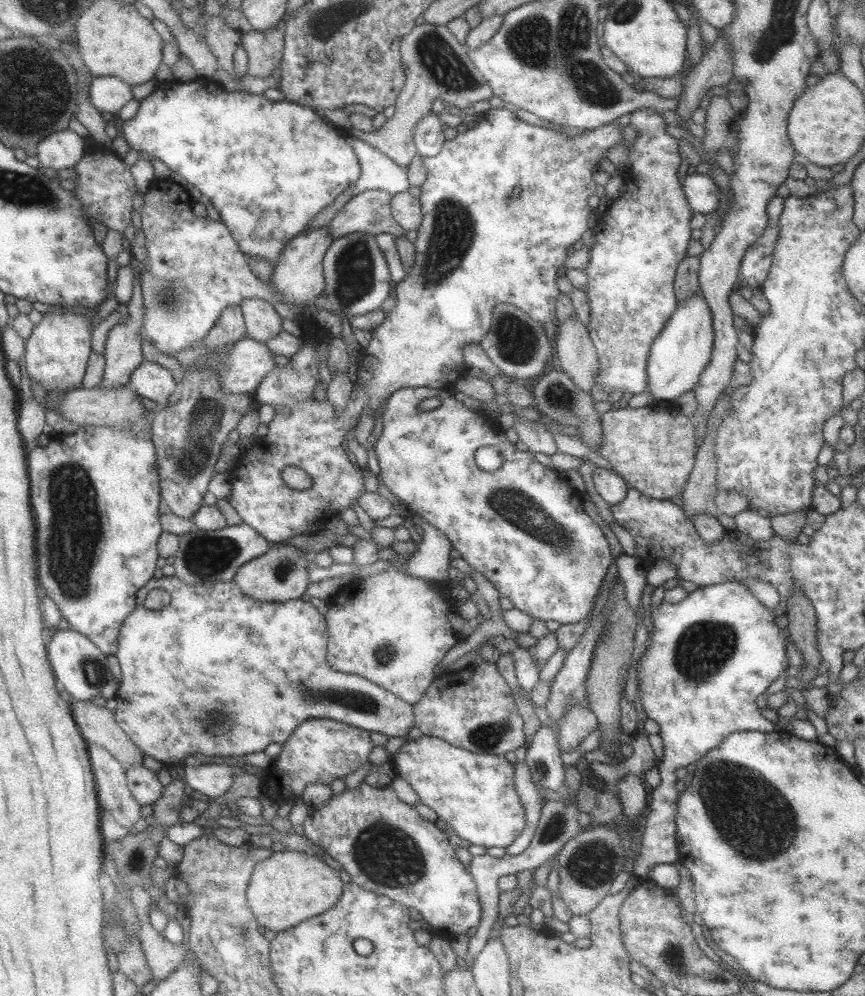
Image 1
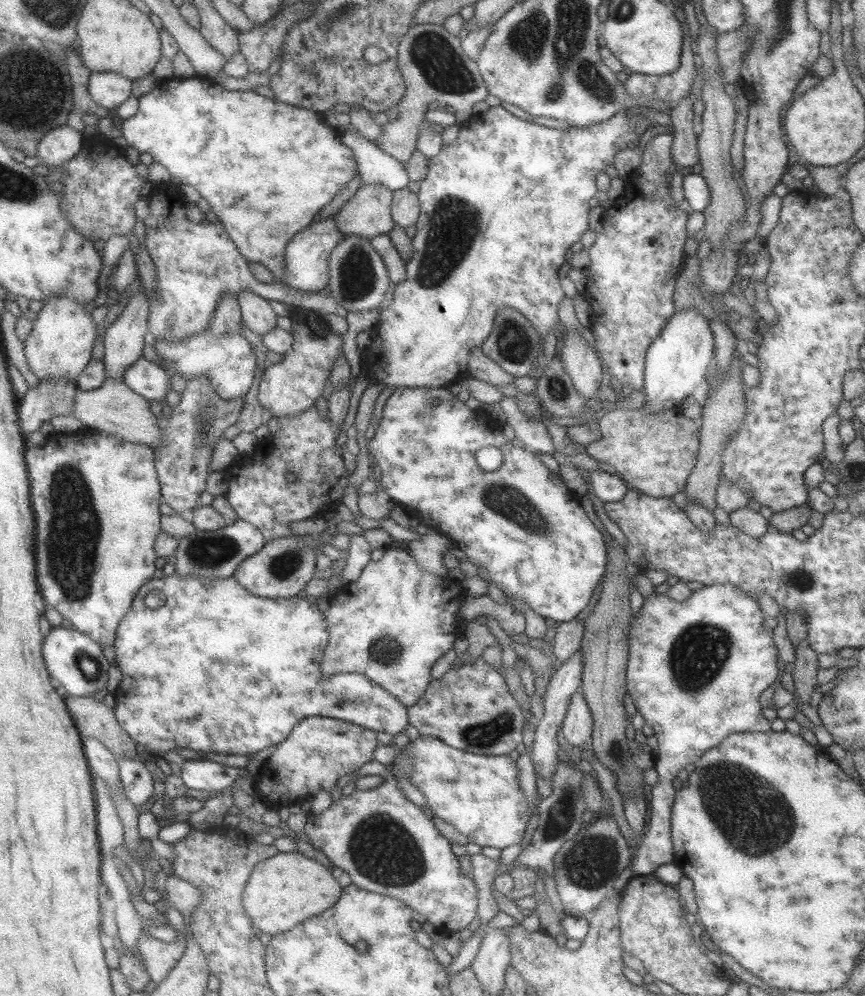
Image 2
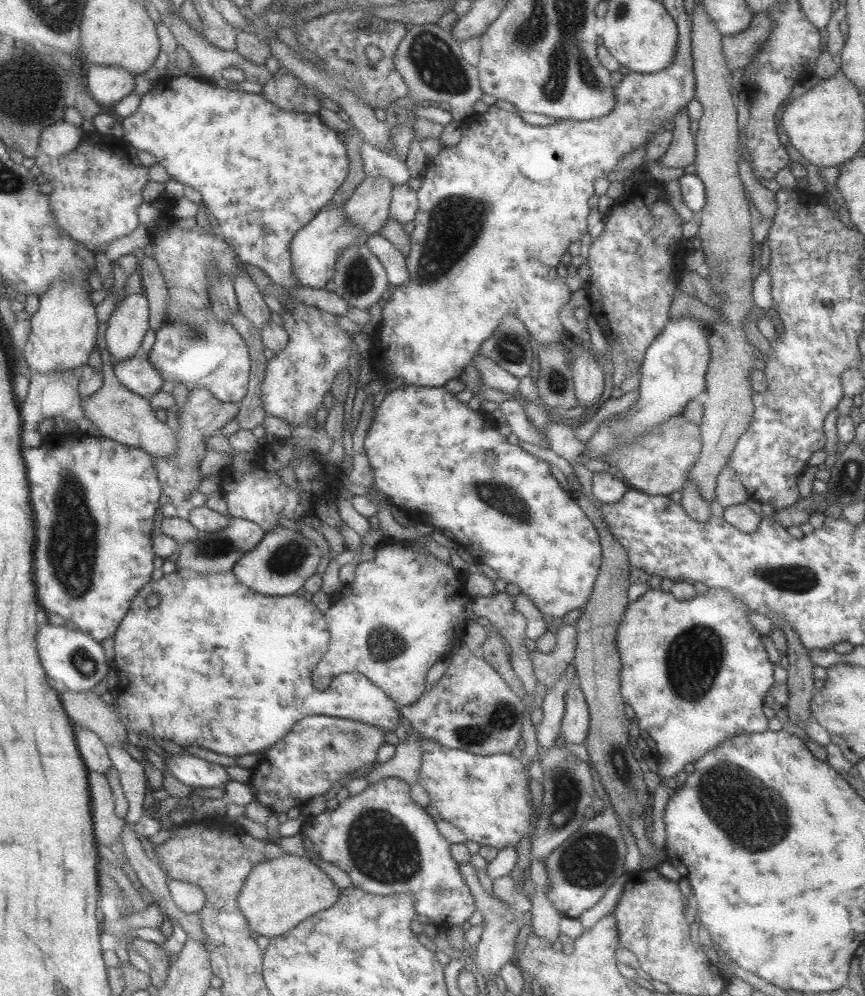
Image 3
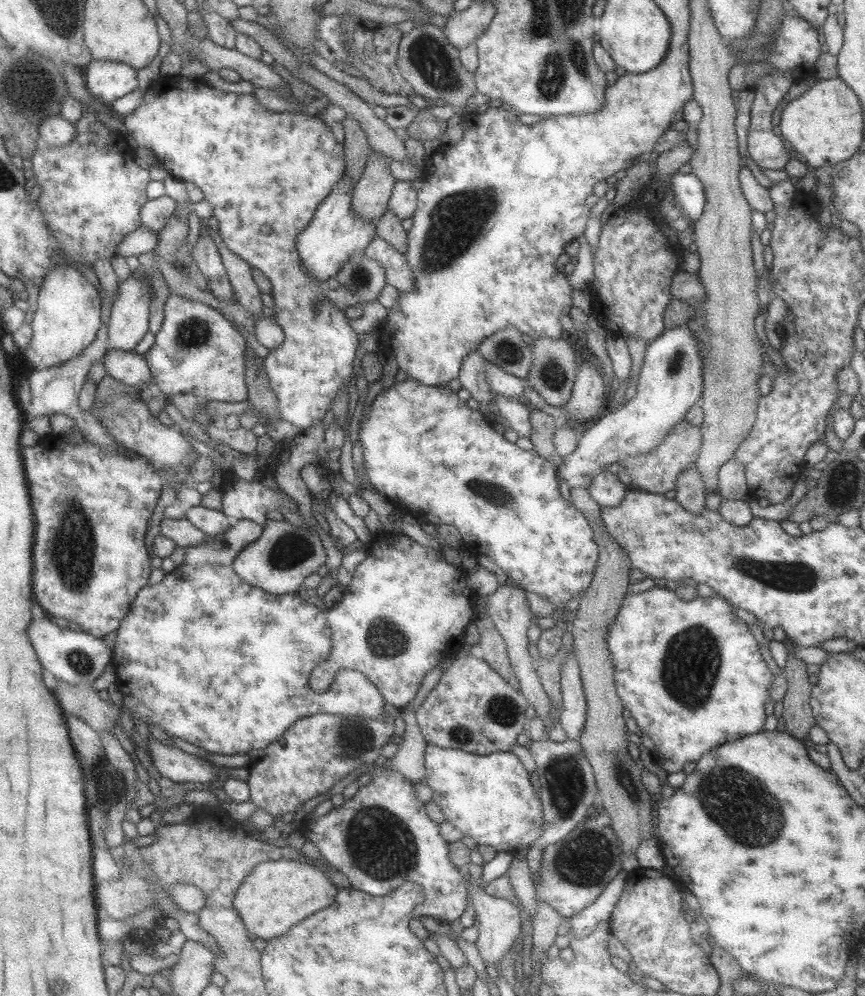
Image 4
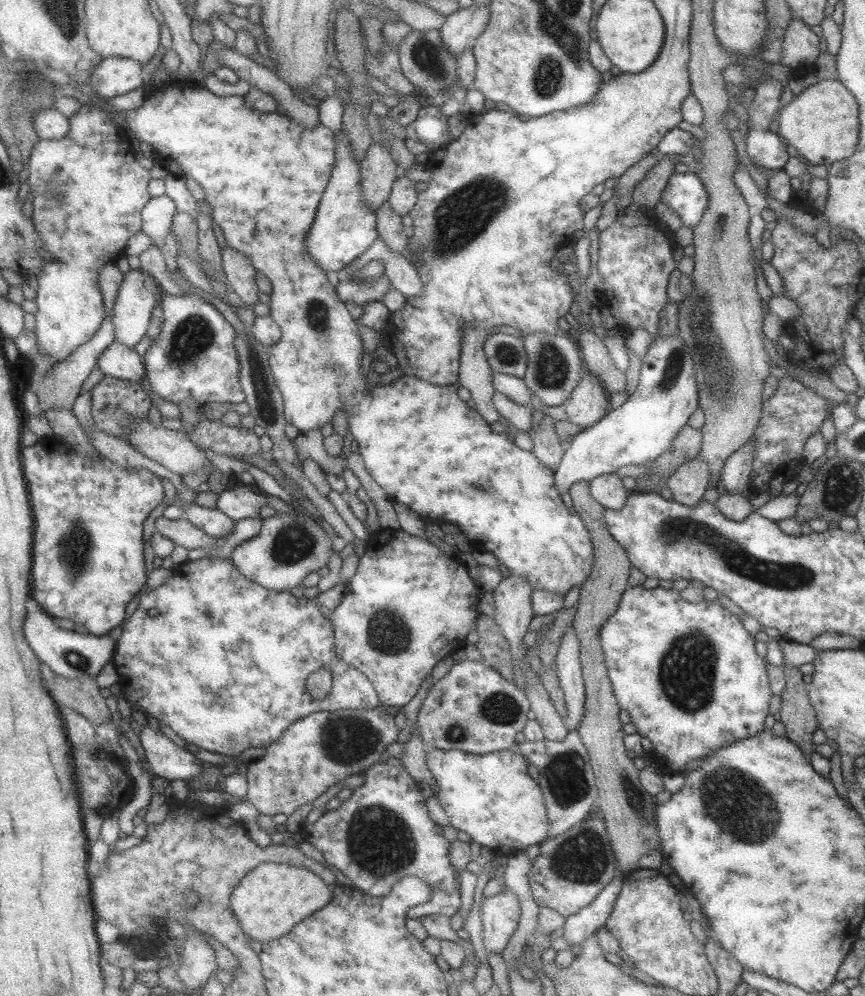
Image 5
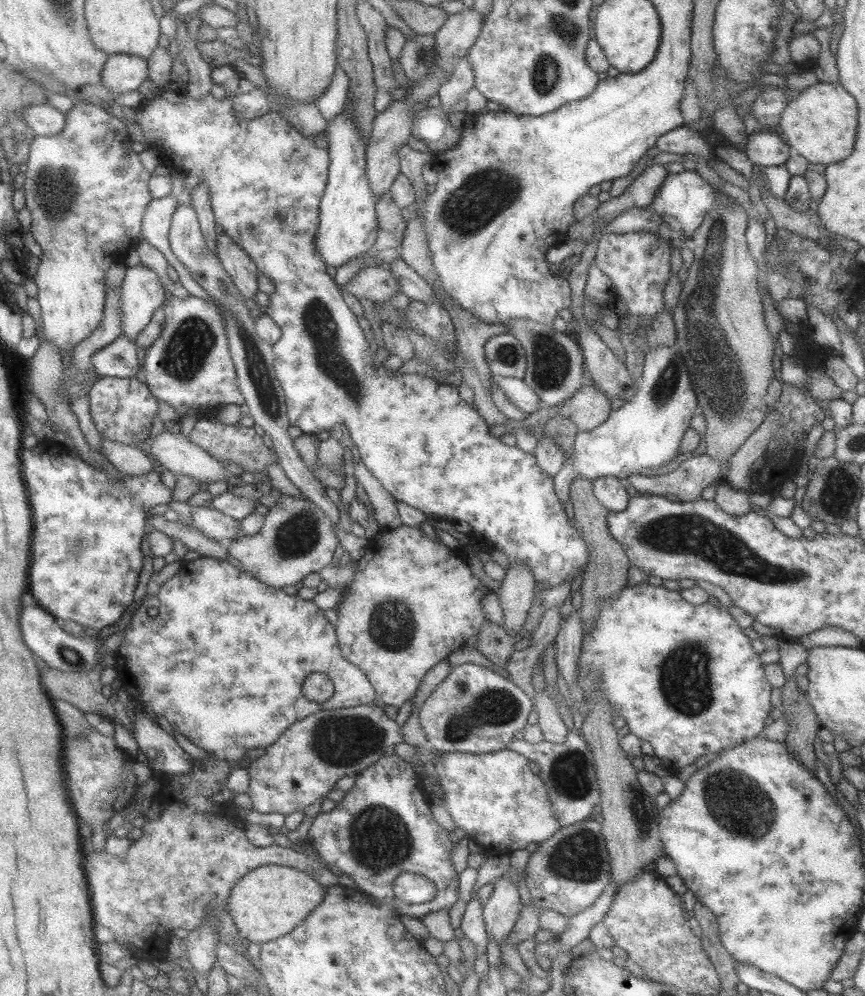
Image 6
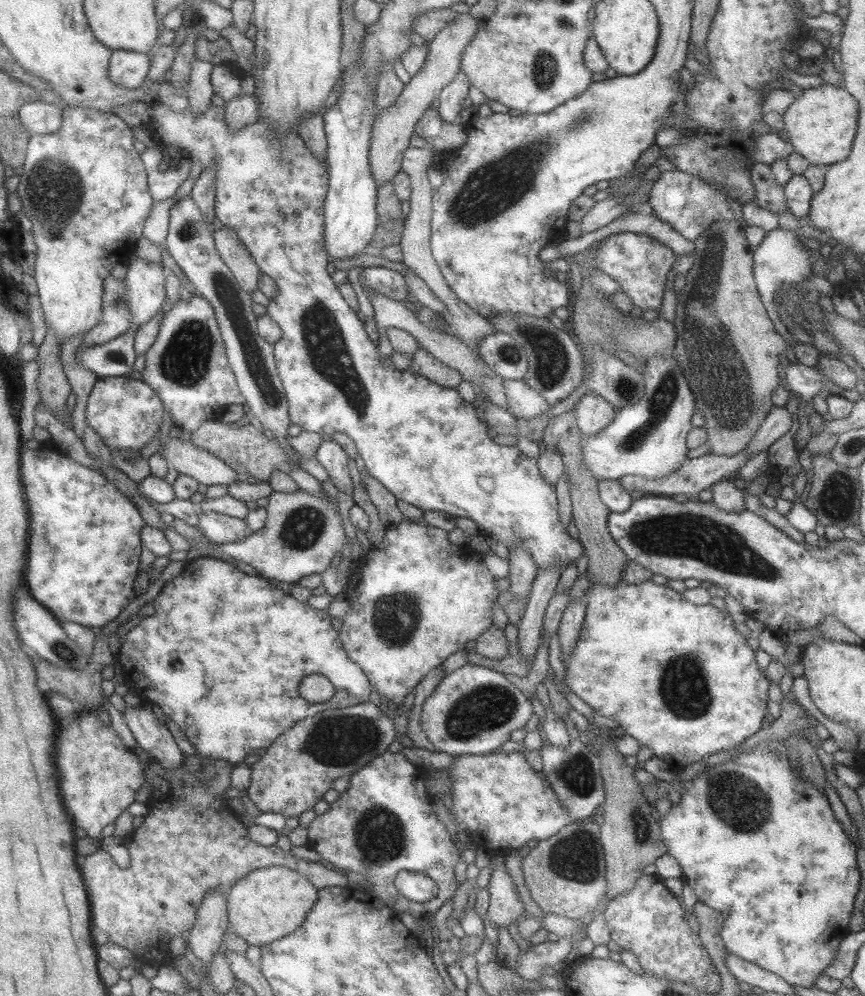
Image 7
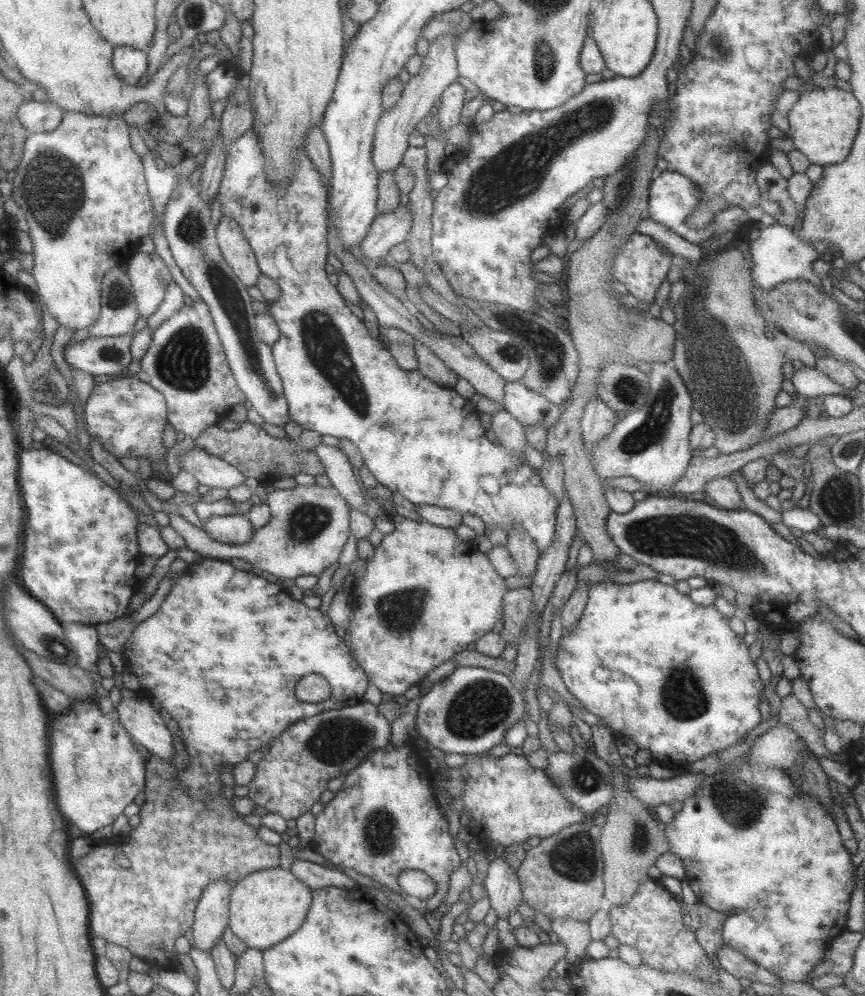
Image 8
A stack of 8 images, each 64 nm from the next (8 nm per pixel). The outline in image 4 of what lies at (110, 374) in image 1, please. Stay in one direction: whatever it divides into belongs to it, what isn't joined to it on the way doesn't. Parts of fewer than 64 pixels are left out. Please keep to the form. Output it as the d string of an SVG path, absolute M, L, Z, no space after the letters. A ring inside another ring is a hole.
M128 278L119 284L107 322L109 347L131 352L148 331L151 288L147 279Z

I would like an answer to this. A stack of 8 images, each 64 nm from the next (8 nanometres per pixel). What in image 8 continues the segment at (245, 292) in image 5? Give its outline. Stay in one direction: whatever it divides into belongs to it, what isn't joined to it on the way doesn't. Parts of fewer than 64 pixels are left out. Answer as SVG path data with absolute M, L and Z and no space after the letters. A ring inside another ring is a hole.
M224 214L216 225L216 242L221 257L243 286L253 286L261 272L240 227Z

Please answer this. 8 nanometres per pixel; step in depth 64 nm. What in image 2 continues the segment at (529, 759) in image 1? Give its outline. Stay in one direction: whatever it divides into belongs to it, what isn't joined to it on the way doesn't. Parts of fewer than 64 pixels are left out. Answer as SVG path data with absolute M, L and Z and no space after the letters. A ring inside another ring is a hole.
M577 650L575 653L571 653L569 659L563 661L563 664L559 665L556 672L551 675L549 684L546 686L545 693L543 694L544 712L541 719L534 726L533 745L528 754L534 774L541 776L545 782L549 782L553 778L555 768L558 767L557 750L559 750L559 742L557 742L557 731L560 730L571 695L579 690L581 674L581 651Z

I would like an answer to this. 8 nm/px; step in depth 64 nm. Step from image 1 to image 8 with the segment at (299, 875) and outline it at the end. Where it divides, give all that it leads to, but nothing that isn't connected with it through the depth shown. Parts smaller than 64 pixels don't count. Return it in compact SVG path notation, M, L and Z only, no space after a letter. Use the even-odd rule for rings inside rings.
M288 869L258 870L238 879L231 889L228 926L245 946L263 950L287 938L305 920L311 902L311 889Z

